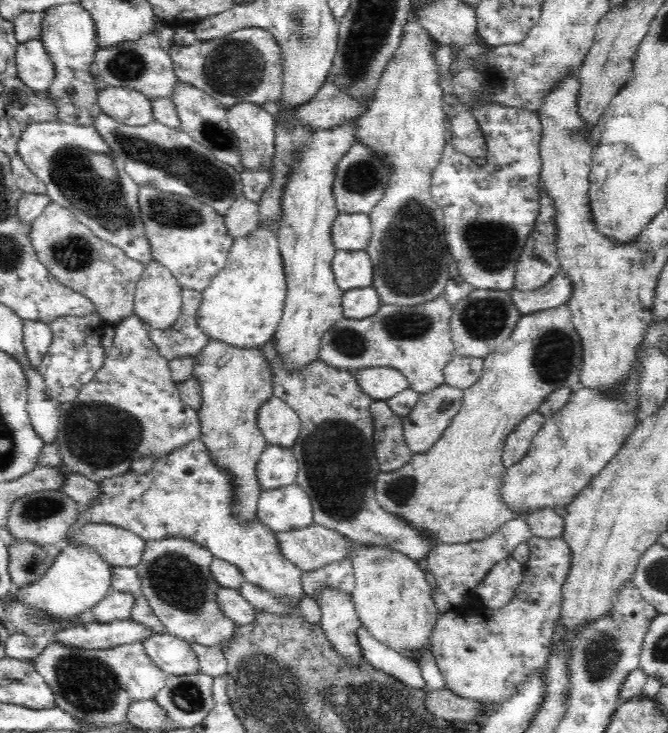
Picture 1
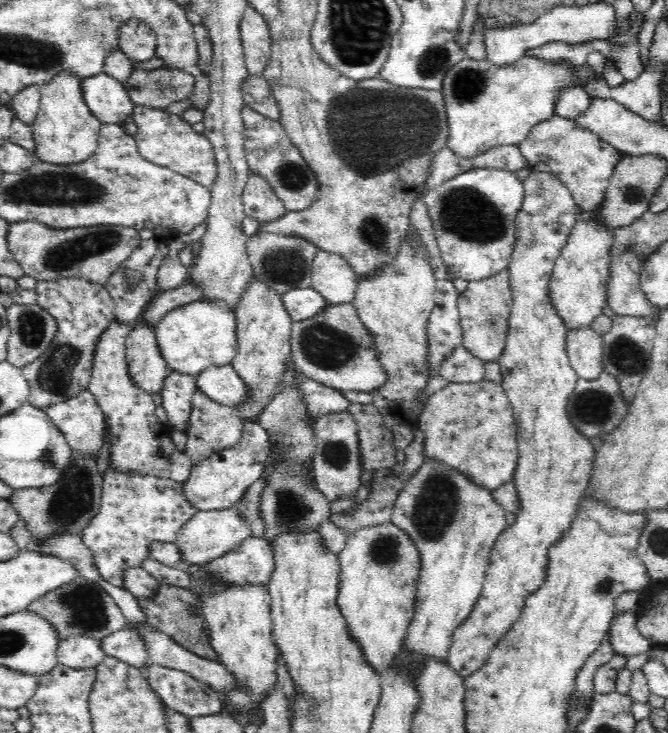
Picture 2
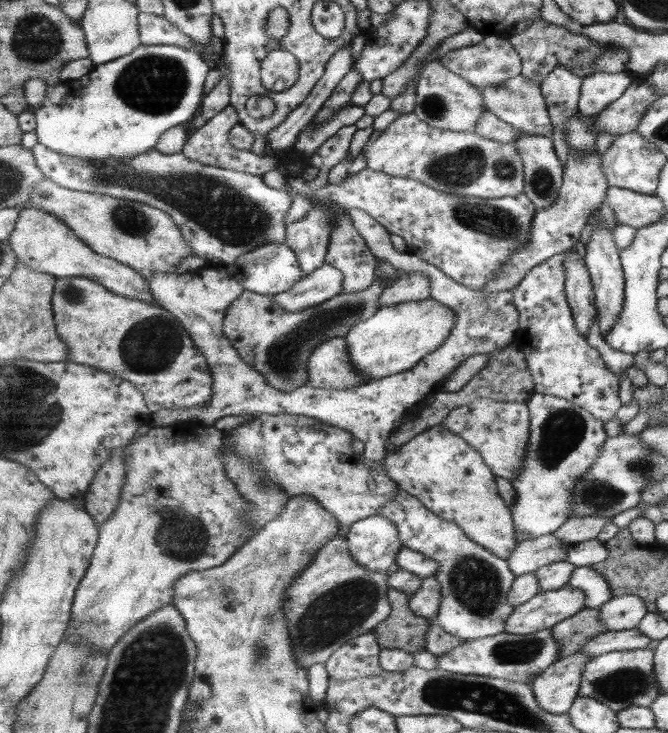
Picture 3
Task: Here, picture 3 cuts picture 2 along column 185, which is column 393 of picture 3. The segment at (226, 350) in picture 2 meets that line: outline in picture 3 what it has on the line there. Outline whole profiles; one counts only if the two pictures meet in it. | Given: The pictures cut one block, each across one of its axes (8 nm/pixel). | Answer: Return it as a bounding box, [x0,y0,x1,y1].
[346,298,456,380]

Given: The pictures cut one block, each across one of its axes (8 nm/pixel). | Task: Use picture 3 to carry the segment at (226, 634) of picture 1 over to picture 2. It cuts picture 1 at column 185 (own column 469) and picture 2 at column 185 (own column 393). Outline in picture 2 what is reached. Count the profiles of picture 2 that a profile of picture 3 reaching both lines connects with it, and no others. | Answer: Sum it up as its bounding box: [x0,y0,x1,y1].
[81,465,198,588]

